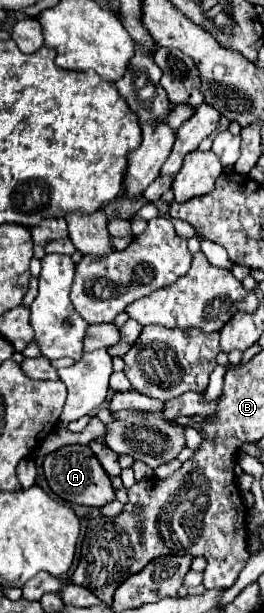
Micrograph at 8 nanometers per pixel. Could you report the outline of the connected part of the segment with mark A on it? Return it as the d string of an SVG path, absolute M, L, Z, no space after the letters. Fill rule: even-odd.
M70 444L48 454L44 458L44 474L54 494L60 496L62 500L84 504L84 506L94 506L94 508L102 508L114 500L116 490L112 488L112 480L102 468L102 464L98 462L98 458L94 456L94 452L90 450L90 446Z

